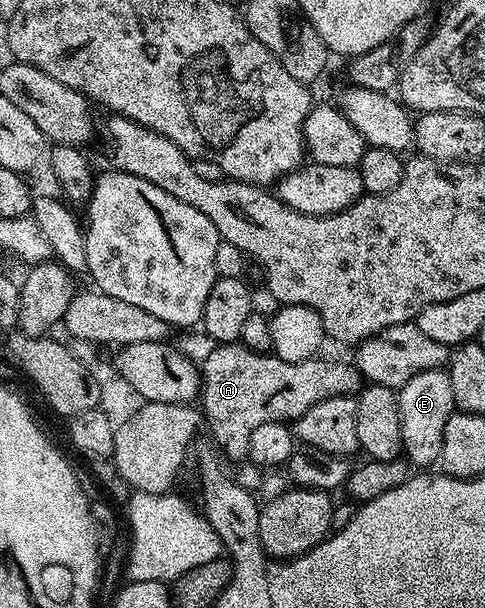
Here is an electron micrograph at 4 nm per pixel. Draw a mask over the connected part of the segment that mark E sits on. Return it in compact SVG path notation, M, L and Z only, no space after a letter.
M447 370L427 371L418 373L418 377L410 377L410 381L406 381L406 385L399 388L398 398L400 401L398 413L404 446L403 458L416 469L431 468L428 467L431 463L439 464L442 453L442 433L456 405Z

